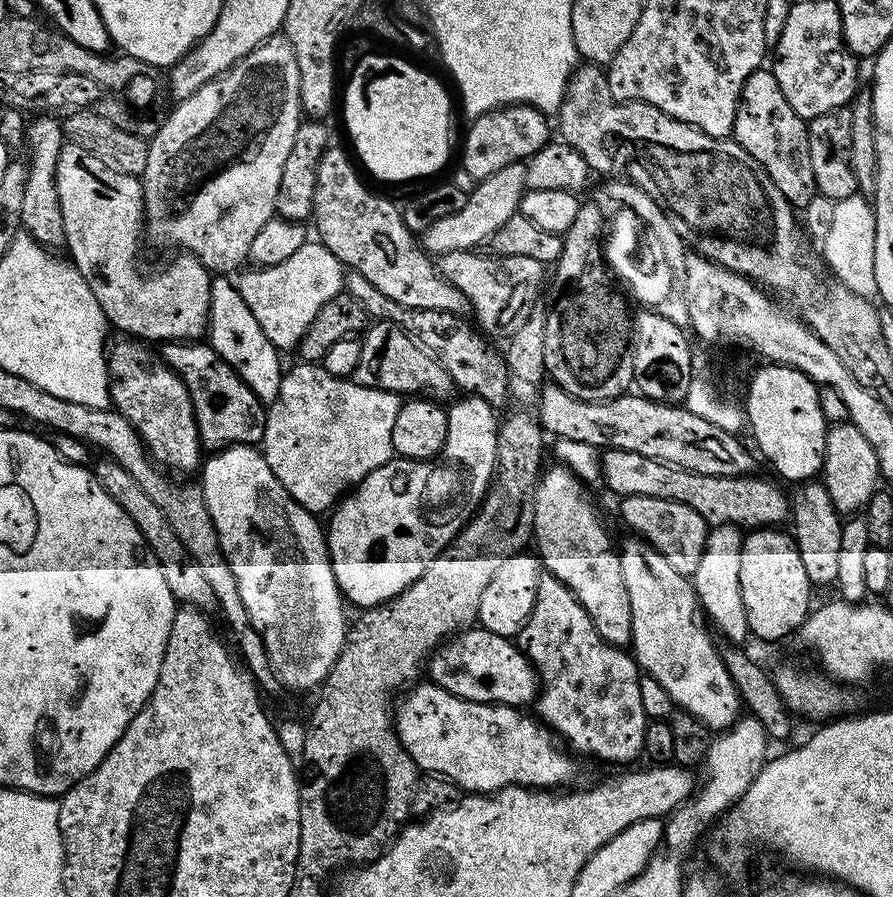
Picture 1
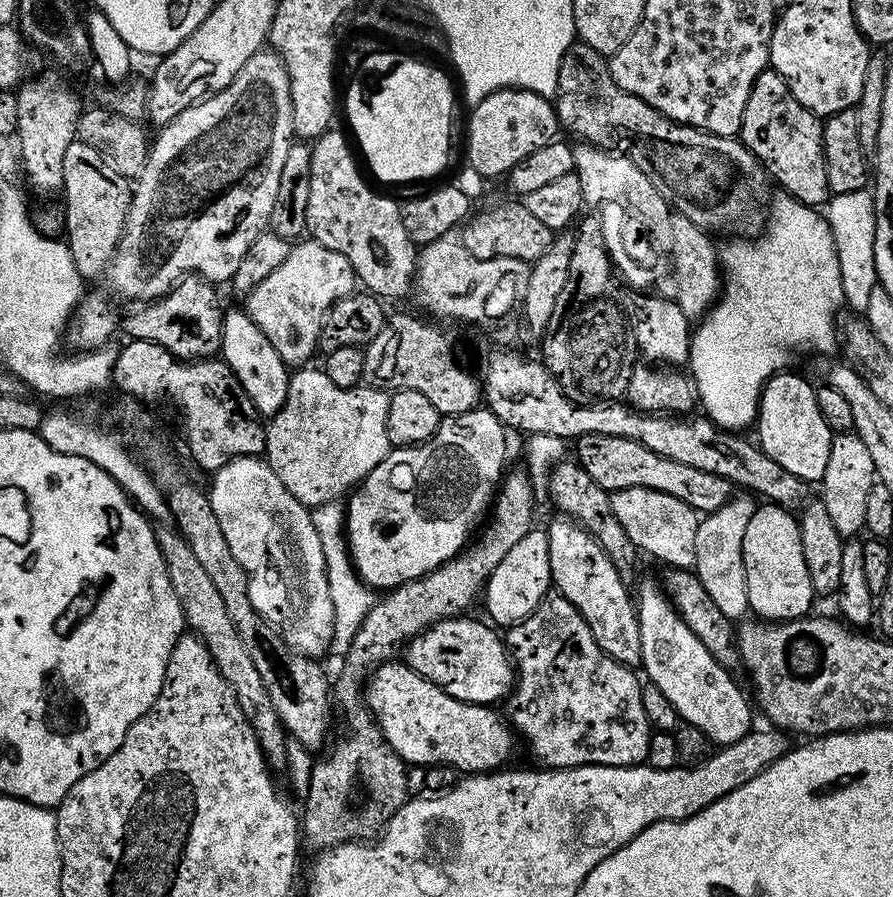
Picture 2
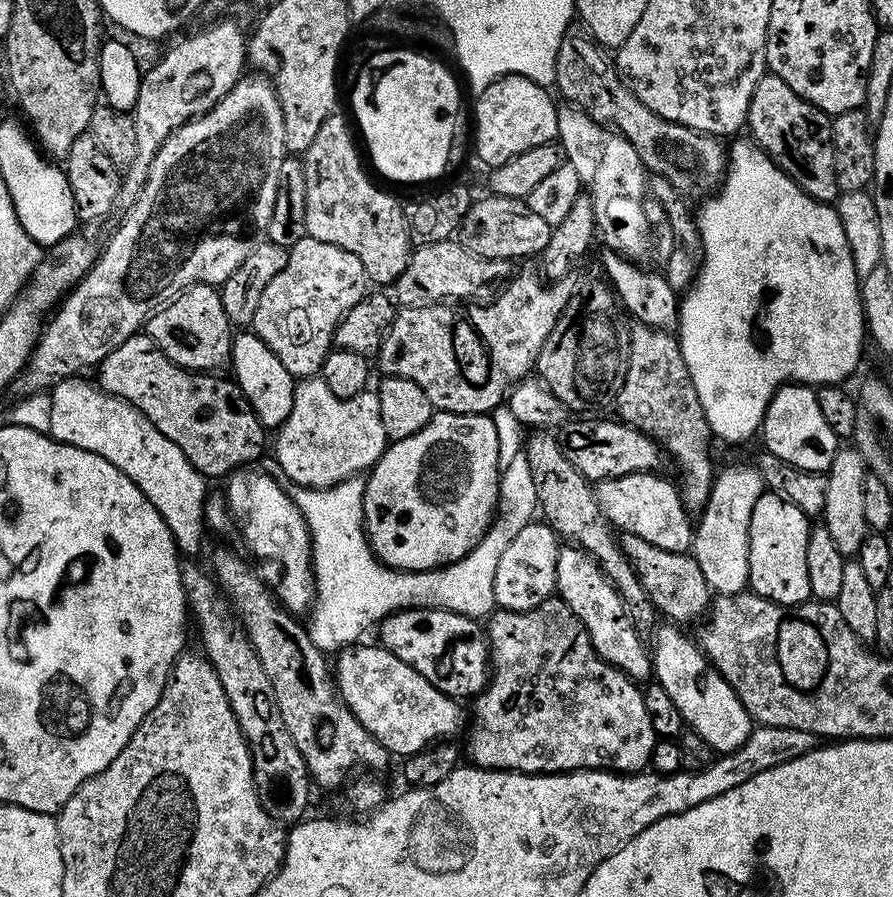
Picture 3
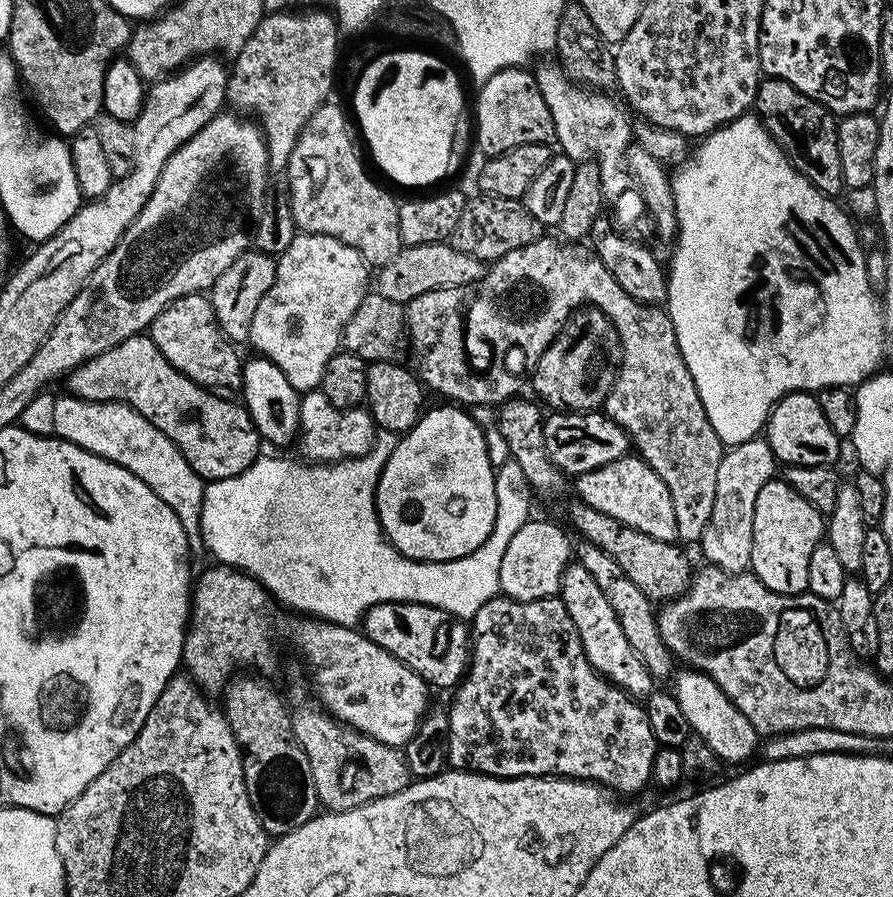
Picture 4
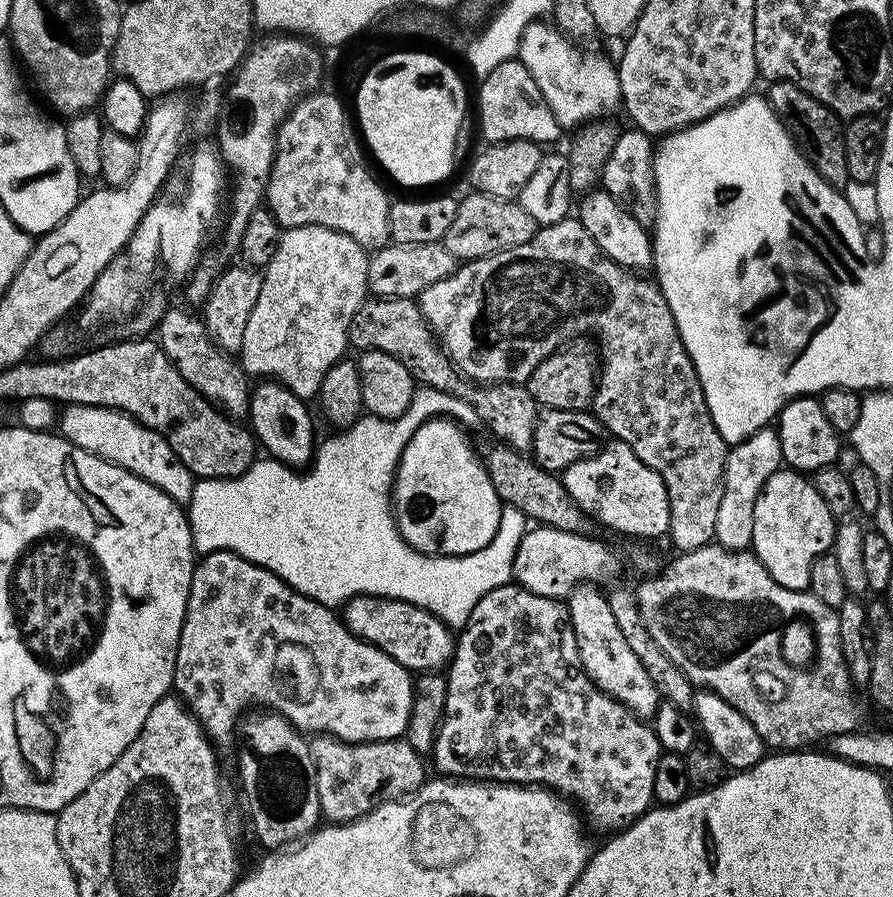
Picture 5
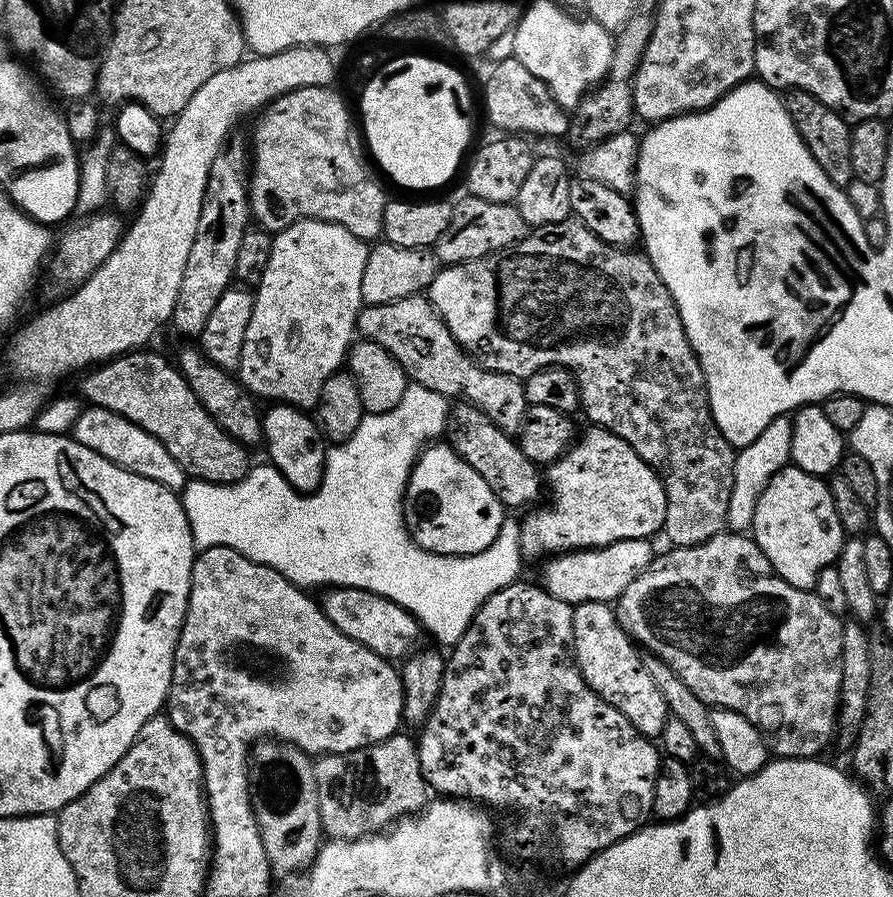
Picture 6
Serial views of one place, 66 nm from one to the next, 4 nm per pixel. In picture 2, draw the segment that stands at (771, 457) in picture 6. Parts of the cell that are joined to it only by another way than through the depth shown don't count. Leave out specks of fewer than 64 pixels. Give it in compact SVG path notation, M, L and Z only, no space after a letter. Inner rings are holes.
M733 498L727 500L718 510L707 513L698 526L698 538L694 538L695 574L714 604L733 622L739 621L749 611L742 542L746 538L746 522L750 522L758 507L757 501L752 500Z

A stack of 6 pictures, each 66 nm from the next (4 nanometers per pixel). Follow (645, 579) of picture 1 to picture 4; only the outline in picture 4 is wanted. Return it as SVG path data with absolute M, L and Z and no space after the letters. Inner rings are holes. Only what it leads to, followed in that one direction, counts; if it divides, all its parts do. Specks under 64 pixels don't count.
M684 670L684 673L678 676L675 677L677 680L674 694L678 698L678 706L682 706L682 711L686 714L686 722L690 722L693 733L701 736L706 746L710 746L710 750L714 750L716 757L725 765L743 765L751 761L752 752L754 756L758 748L758 733L746 718L746 714L742 714L742 710L738 710L738 706L734 706L734 702L730 702L730 698L726 698L721 688L703 672Z

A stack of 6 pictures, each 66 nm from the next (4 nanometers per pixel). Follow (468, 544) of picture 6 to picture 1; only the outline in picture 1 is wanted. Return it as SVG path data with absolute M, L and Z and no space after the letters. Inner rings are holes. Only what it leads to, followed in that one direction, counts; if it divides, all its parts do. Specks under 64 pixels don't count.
M468 394L463 398L465 400L460 400L457 404L447 405L448 425L446 426L446 438L444 439L444 445L441 446L439 452L436 453L433 459L405 460L403 458L393 458L388 460L382 466L378 466L371 472L365 480L361 480L355 488L351 489L331 509L330 517L332 516L332 521L326 524L326 556L332 562L332 573L336 579L336 585L339 586L345 601L349 605L361 604L359 607L365 610L376 605L384 604L388 600L394 599L396 595L402 594L416 579L422 577L423 571L427 568L427 564L452 544L459 532L472 520L477 509L483 503L484 496L488 491L496 468L498 420L492 417L492 412L494 412L493 405L487 404L481 396Z

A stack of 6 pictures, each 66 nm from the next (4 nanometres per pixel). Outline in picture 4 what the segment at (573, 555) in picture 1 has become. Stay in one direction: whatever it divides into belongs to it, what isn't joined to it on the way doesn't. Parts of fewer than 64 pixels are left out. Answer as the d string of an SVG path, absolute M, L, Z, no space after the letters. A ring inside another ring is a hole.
M583 570L565 571L562 581L562 599L570 610L570 618L574 618L574 626L578 626L578 634L582 638L582 650L593 670L603 676L609 684L623 688L633 698L647 698L654 691L652 675L646 670L642 658L634 654L634 648L622 634L622 626L611 609L606 594L598 590L598 582Z

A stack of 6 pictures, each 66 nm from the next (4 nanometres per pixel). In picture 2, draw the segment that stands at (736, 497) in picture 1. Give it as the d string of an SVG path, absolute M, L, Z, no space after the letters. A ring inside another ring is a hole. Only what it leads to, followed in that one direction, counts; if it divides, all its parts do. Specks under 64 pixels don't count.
M586 434L576 437L574 447L574 456L580 467L586 470L586 474L590 474L590 478L594 478L594 482L598 482L598 486L605 488L610 494L634 486L662 490L686 502L697 514L718 510L734 496L732 481L718 474L703 472L694 466L686 466L686 462L674 462L674 458L656 454L654 450L630 438L614 438L614 434Z

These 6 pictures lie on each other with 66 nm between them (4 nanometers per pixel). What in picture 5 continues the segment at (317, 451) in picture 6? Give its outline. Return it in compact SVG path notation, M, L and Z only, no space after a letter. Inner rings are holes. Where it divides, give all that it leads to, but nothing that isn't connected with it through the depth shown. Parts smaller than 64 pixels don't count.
M260 382L257 384L260 385L257 388L255 385L251 389L246 416L247 419L252 419L250 428L259 447L263 451L265 448L268 451L265 453L271 459L279 460L282 464L289 466L307 465L313 459L314 445L318 440L318 436L312 433L312 416L308 413L307 406L304 405L307 403L279 382Z

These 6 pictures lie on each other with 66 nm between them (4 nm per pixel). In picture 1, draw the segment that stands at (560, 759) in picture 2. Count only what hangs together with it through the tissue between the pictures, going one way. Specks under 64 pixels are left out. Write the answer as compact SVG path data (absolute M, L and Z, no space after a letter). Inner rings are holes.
M564 594L560 604L565 609L560 608L548 617L544 617L543 603L535 604L518 637L520 652L532 664L538 681L535 715L539 723L551 729L561 741L564 739L573 753L581 752L584 756L597 756L600 760L624 764L643 753L644 735L650 723L642 710L642 690L638 687L642 669L625 649L615 648L601 638L598 630L594 630L594 622L590 622L590 614L586 614L582 602Z

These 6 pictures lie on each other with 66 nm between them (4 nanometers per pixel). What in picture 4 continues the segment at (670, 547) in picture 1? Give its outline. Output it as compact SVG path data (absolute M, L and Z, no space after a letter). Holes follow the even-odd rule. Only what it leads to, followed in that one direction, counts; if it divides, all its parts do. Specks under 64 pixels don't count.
M629 454L620 460L610 462L598 470L583 472L575 477L574 492L581 501L587 503L594 510L617 519L626 527L632 527L650 538L675 541L678 521L674 514L674 506L670 498L670 490L662 478L658 478L656 471L641 460L639 455Z

